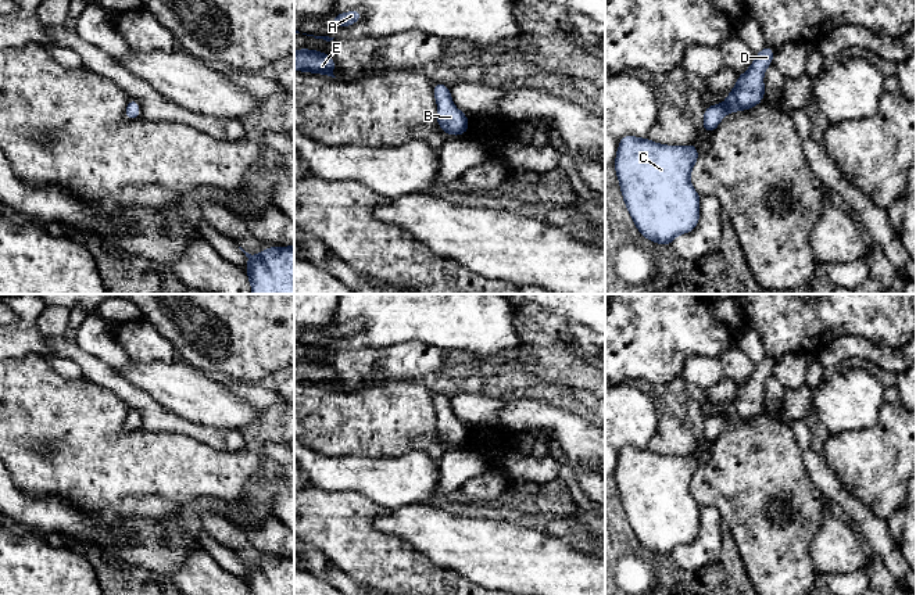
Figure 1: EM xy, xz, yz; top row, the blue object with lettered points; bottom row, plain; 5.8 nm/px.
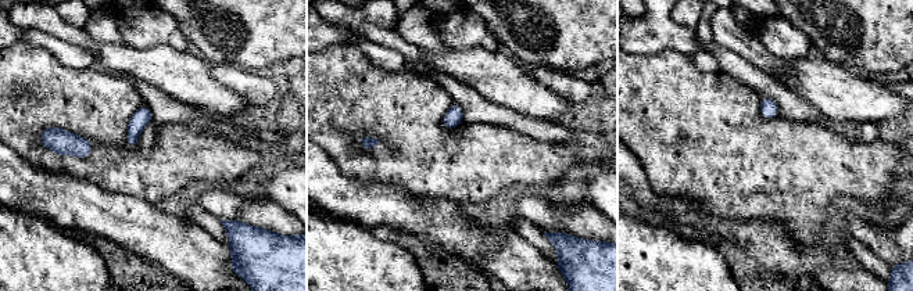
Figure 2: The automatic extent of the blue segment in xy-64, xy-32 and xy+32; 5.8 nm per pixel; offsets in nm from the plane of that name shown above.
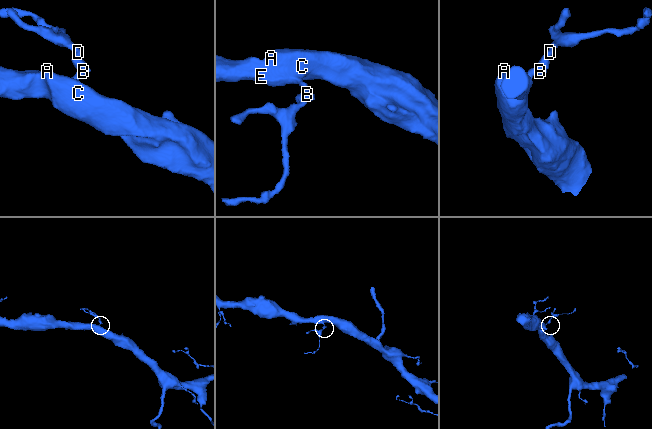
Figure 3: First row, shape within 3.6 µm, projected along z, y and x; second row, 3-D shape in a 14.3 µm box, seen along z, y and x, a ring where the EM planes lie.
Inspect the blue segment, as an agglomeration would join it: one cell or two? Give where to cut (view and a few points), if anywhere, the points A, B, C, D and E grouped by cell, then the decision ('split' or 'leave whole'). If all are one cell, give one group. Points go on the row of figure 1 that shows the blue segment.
no cut; A B C D E; leave whole

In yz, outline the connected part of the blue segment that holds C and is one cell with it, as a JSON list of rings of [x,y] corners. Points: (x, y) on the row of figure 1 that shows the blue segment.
[[[623,136],[613,162],[625,205],[638,232],[650,241],[670,245],[676,236],[690,233],[699,223],[701,197],[690,182],[690,173],[701,155],[694,143],[675,147],[651,141],[648,137]]]

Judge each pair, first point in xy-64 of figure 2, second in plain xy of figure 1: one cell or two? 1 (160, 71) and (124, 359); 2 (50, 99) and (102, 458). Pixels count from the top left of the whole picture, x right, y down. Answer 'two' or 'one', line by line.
1: two
2: one

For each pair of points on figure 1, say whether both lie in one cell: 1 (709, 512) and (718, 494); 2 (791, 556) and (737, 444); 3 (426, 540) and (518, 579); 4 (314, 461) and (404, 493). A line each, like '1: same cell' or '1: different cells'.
1: different cells
2: same cell
3: same cell
4: same cell

